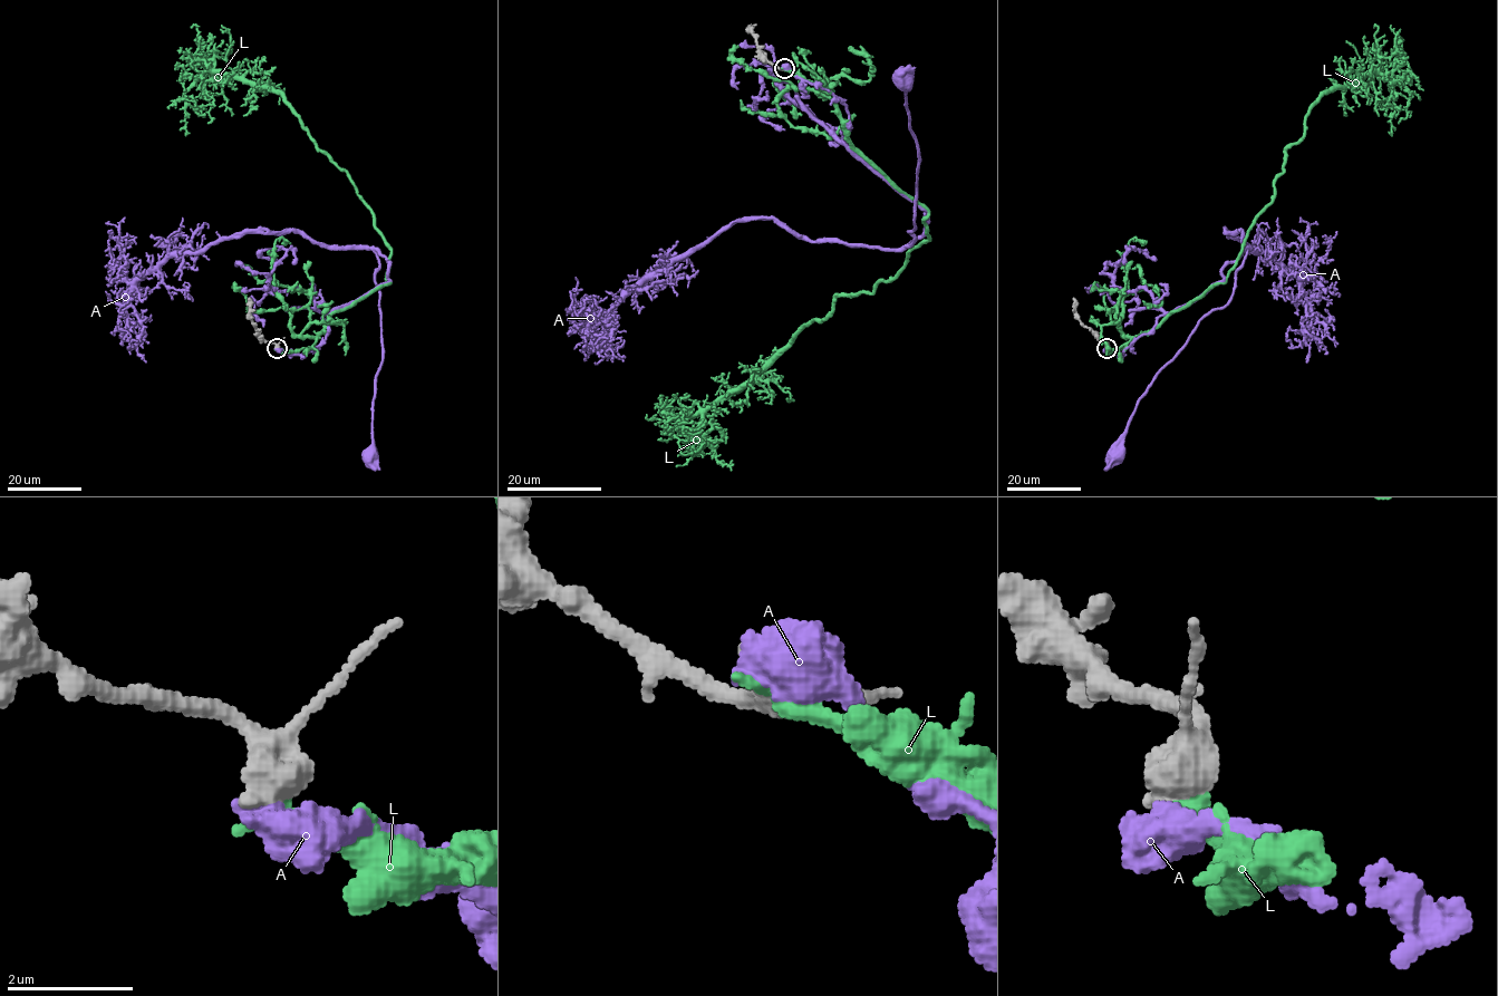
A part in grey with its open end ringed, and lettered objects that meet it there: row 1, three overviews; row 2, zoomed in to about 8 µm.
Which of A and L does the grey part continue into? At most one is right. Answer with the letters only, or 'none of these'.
L

